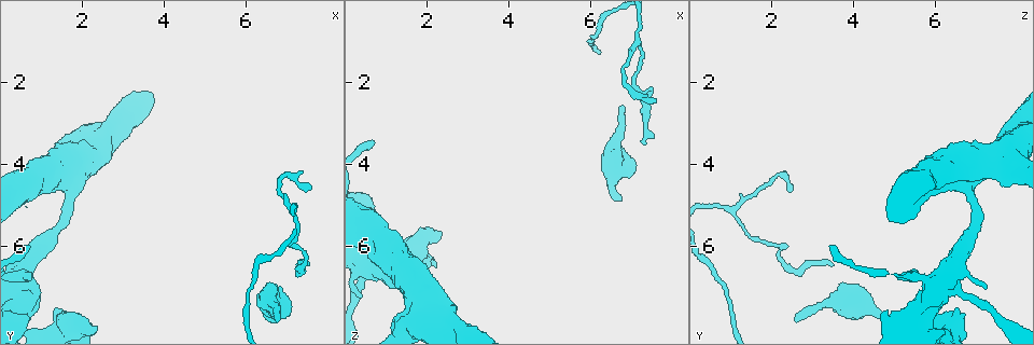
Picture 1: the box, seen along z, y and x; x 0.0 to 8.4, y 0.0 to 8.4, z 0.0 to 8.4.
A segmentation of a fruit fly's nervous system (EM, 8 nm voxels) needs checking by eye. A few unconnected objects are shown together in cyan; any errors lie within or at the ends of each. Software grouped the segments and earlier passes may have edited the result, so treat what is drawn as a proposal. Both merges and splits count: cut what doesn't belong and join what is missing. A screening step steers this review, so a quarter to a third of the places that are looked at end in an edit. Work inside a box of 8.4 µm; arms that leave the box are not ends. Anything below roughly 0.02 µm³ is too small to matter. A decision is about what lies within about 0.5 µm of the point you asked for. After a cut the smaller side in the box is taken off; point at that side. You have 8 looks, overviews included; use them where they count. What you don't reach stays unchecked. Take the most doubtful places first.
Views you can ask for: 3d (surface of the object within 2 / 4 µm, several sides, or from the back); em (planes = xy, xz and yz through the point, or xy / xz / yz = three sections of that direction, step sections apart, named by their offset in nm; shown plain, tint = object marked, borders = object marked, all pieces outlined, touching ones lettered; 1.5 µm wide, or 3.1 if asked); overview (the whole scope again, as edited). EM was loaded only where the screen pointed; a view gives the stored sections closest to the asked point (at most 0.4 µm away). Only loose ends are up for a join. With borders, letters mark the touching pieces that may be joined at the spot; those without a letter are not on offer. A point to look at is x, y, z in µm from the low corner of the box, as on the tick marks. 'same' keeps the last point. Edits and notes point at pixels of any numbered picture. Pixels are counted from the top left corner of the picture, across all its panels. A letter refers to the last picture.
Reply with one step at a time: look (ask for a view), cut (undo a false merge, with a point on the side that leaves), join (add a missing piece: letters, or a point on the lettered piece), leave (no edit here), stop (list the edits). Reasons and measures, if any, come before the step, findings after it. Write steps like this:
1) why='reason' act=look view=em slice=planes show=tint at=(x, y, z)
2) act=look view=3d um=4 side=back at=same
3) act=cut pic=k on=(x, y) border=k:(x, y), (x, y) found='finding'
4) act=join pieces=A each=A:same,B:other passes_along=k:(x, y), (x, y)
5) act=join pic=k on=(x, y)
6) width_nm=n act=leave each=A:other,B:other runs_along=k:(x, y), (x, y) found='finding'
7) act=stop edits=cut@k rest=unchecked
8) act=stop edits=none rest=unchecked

why='branch stops here' act=look view=em slice=planes show=borders at=(0.60, 6.75, 5.15)

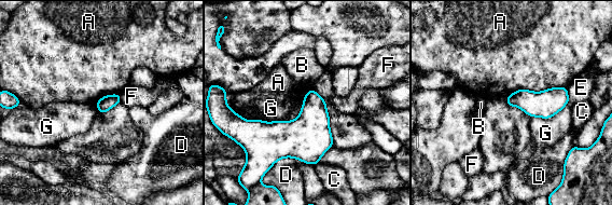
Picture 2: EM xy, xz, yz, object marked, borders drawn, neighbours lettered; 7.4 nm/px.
act=leave each=A:other,B:other,C:other,D:other,E:other,F:other,G:other border=2:(566, 86), (518, 89), (506, 97) found='no lettered piece goes on from it'

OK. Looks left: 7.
why='an open end' act=look view=em slice=xy step=8 show=tint at=(6.75, 7.85, 2.60)

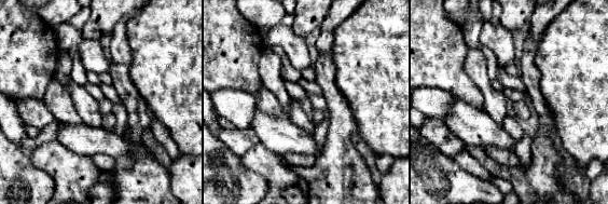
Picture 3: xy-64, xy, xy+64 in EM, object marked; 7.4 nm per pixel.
why='cut it another way' act=look view=em slice=planes show=borders at=same

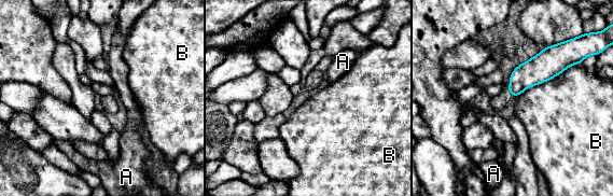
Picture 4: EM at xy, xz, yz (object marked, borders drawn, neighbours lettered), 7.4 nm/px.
act=leave each=A:other,B:other border=4:(581, 62), (511, 96) found='no lettered piece goes on from it'

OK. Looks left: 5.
why='branch stops here' act=look view=3d um=2 side=back at=(6.70, 7.85, 4.85)

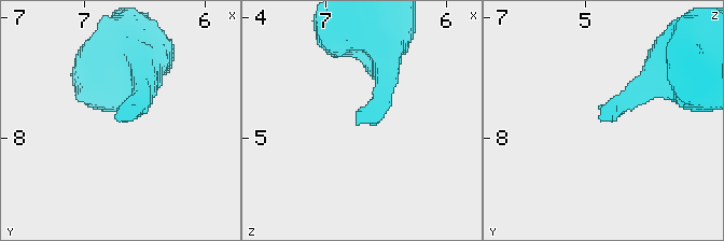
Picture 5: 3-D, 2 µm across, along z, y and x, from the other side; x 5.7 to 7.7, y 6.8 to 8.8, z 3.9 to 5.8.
why='need the tissue' act=look view=em slice=planes show=plain at=(6.74, 7.84, 4.88)

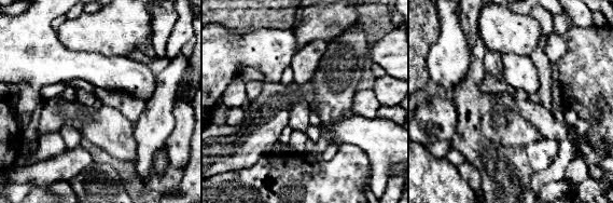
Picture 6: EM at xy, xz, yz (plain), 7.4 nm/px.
act=look view=em slice=planes show=borders at=same

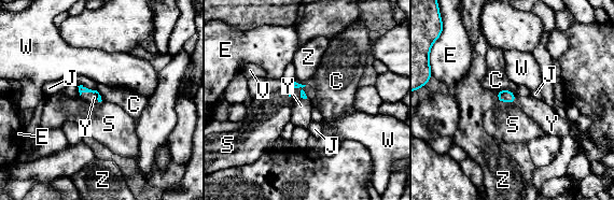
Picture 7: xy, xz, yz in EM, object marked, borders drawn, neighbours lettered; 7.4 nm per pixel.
longest_contact=Y:160nm act=join pieces=Y each=C:other,E:other,J:other,S:other,V:other,W:other,Y:same,Z:other passes_along=7:(82, 88), (93, 93), (89, 98) found='the neuron continues'

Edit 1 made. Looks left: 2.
act=stop edits=join@7 rest=unchecked

